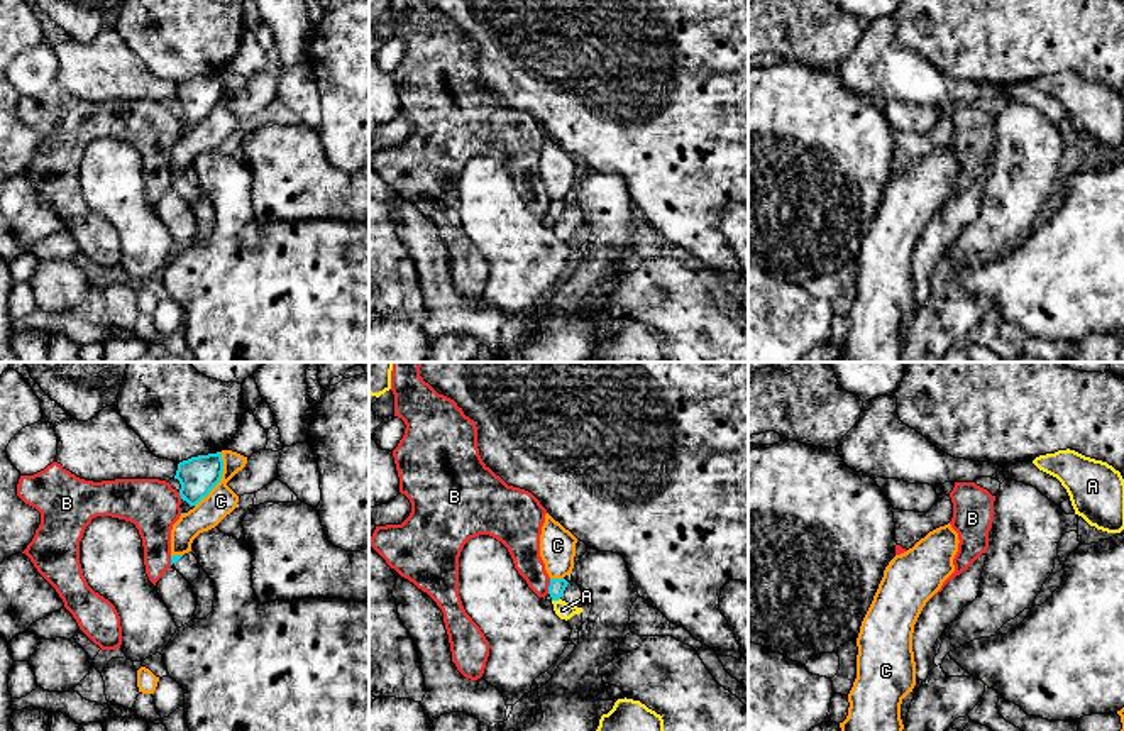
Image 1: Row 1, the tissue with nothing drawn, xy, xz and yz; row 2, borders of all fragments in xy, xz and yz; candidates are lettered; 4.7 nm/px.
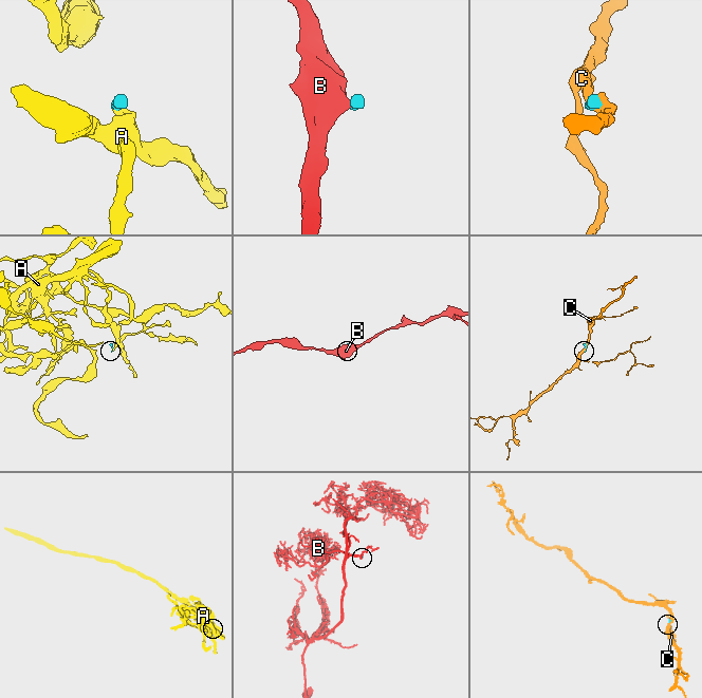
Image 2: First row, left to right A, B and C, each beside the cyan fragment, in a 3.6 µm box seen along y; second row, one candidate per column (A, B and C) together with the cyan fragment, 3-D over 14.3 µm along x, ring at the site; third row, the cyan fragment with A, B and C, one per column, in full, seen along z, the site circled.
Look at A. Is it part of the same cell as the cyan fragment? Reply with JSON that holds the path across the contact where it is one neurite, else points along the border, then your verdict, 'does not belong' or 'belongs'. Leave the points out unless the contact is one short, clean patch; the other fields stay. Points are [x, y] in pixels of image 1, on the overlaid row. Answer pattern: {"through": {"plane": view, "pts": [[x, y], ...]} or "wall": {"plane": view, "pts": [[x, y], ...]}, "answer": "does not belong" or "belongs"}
{"wall": {"plane": "xz", "pts": [[559, 598], [552, 601]]}, "answer": "does not belong"}

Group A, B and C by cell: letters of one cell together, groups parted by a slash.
A / B / C

